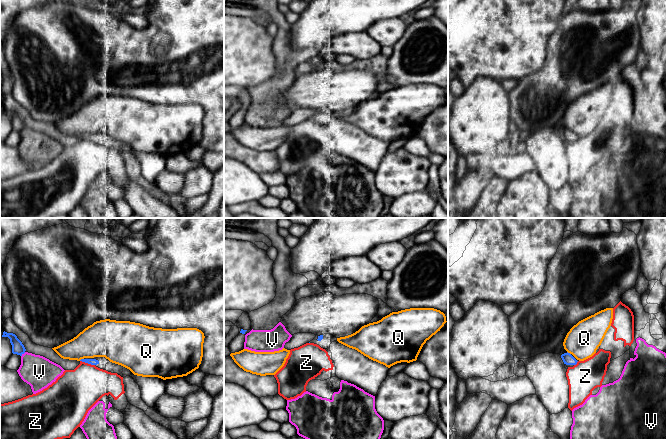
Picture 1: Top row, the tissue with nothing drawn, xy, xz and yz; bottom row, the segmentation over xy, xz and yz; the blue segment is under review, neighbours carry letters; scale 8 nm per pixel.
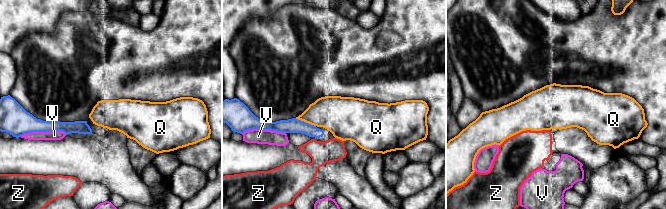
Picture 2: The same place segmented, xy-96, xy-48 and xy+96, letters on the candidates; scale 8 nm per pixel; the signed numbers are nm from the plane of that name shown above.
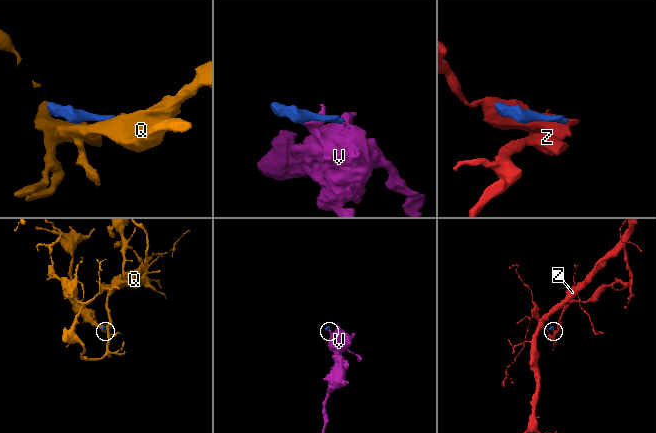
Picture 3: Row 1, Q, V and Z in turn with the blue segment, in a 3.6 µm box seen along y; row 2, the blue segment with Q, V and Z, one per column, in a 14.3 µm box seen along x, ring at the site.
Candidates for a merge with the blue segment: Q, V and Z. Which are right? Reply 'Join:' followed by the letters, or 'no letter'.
Join: no letter

